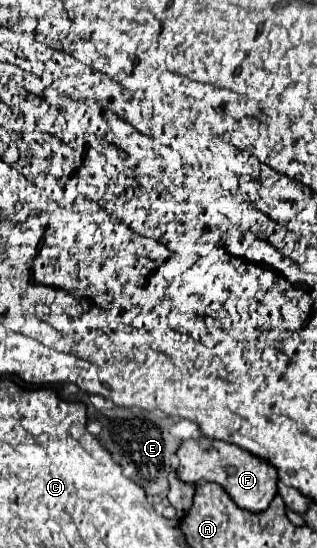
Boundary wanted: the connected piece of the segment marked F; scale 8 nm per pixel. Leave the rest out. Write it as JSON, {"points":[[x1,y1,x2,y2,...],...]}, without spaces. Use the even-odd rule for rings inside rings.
{"points":[[208,437,188,439,180,443,176,457,178,461,174,465,174,471,180,481,192,485,200,481,218,483,240,509,246,509,250,513,264,511,276,495,276,483,278,483,276,469,272,469,272,465,260,461,258,457,246,455,236,445,228,445,224,441,212,441]]}

